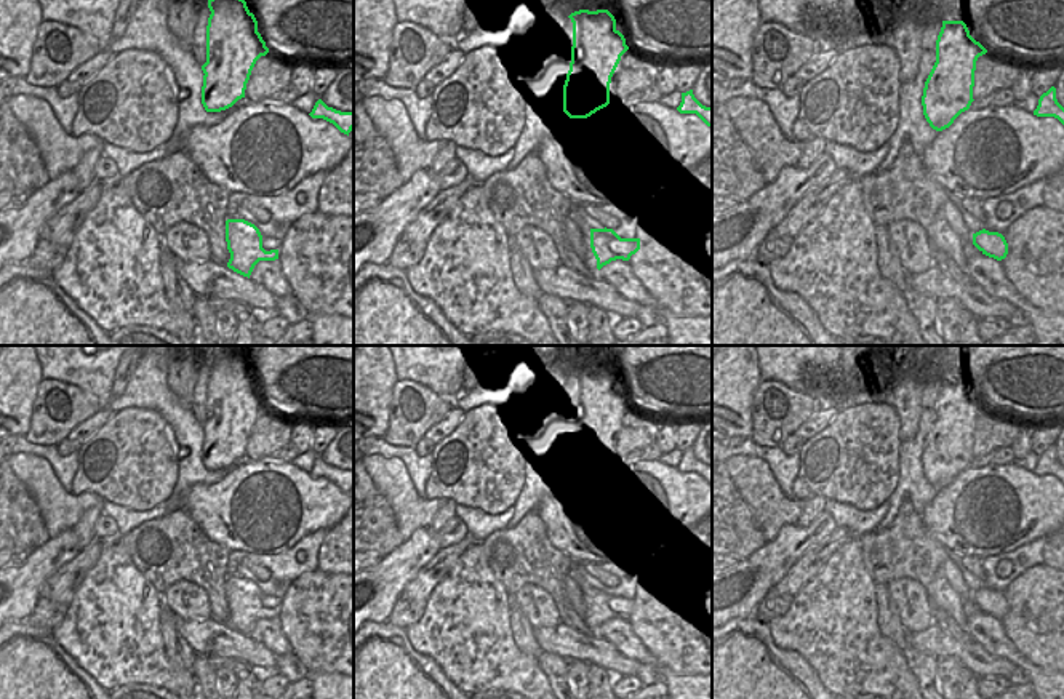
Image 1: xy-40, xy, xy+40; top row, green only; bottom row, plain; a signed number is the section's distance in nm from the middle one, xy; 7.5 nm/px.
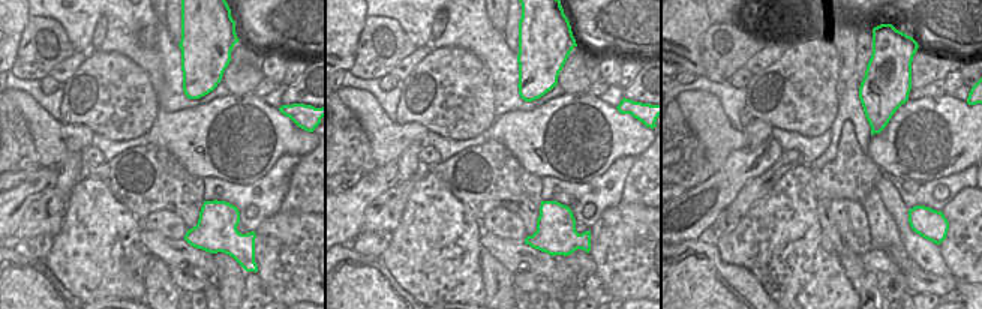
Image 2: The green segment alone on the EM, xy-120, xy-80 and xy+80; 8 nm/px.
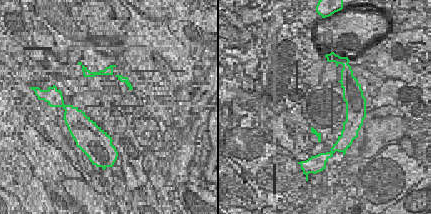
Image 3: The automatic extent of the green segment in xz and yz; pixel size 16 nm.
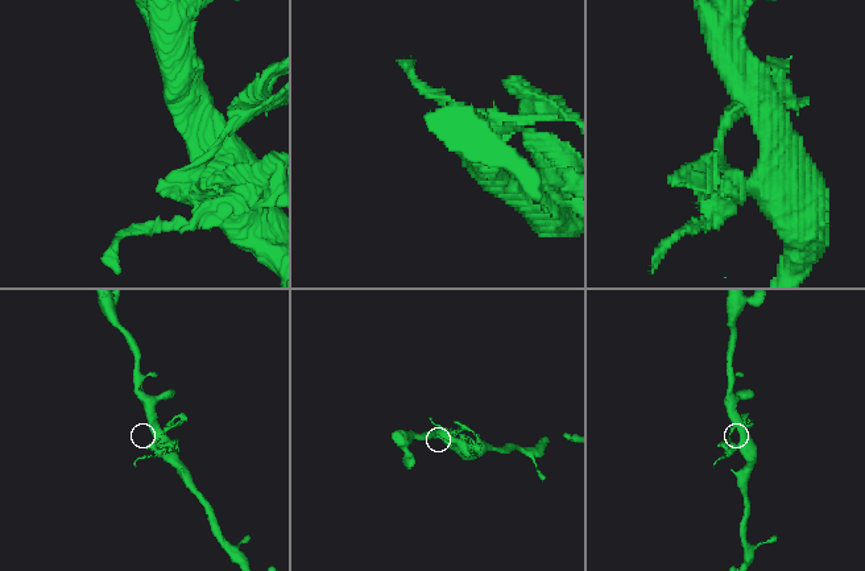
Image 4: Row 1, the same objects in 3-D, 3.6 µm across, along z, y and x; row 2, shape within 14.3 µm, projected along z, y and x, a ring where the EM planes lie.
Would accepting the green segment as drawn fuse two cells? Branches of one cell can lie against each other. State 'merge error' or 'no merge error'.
merge error

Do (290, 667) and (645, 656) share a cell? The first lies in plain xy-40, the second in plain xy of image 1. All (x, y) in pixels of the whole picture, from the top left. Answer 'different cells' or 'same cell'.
different cells

